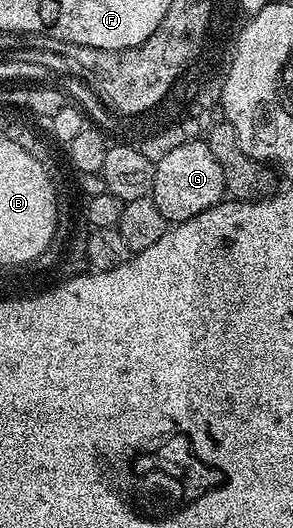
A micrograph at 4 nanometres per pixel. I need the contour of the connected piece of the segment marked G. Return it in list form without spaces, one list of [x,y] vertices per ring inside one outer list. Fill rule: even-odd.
[[[206,141],[182,145],[166,152],[165,156],[155,163],[153,188],[149,197],[168,224],[193,220],[193,216],[224,201],[223,175],[221,164],[217,164],[213,152],[209,152]]]

